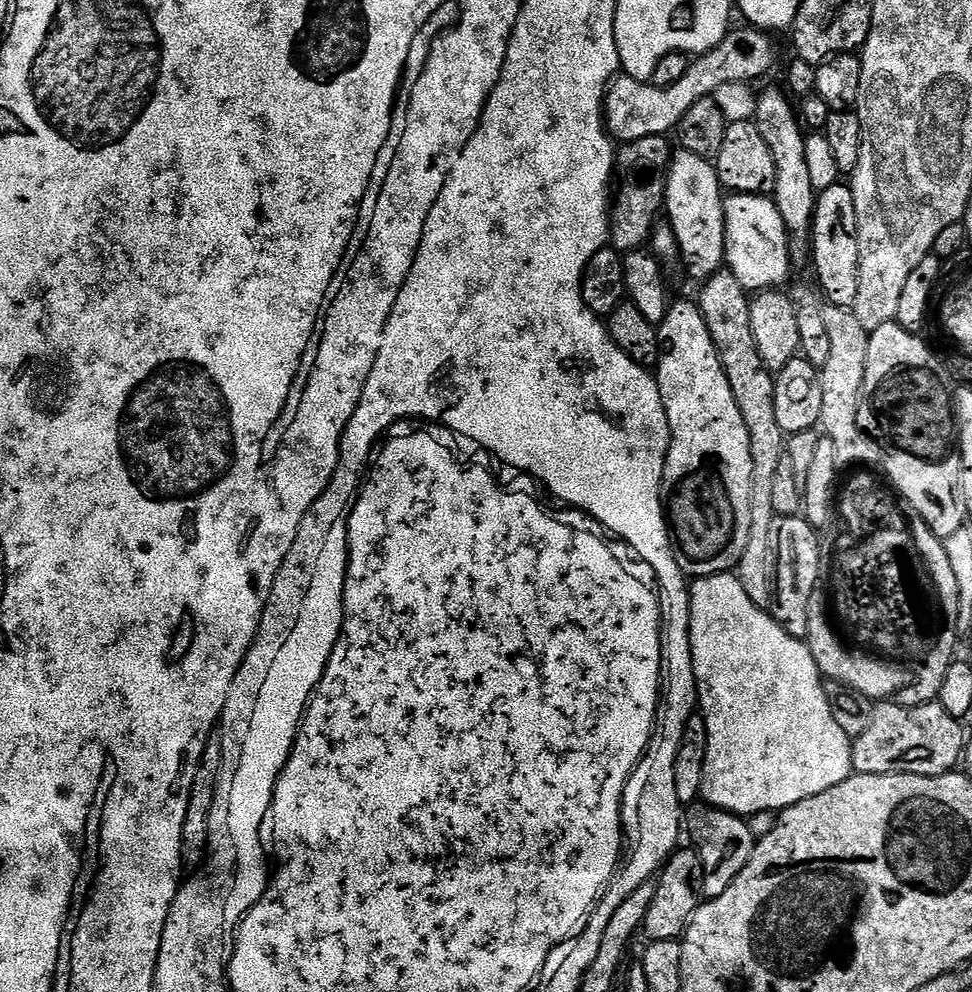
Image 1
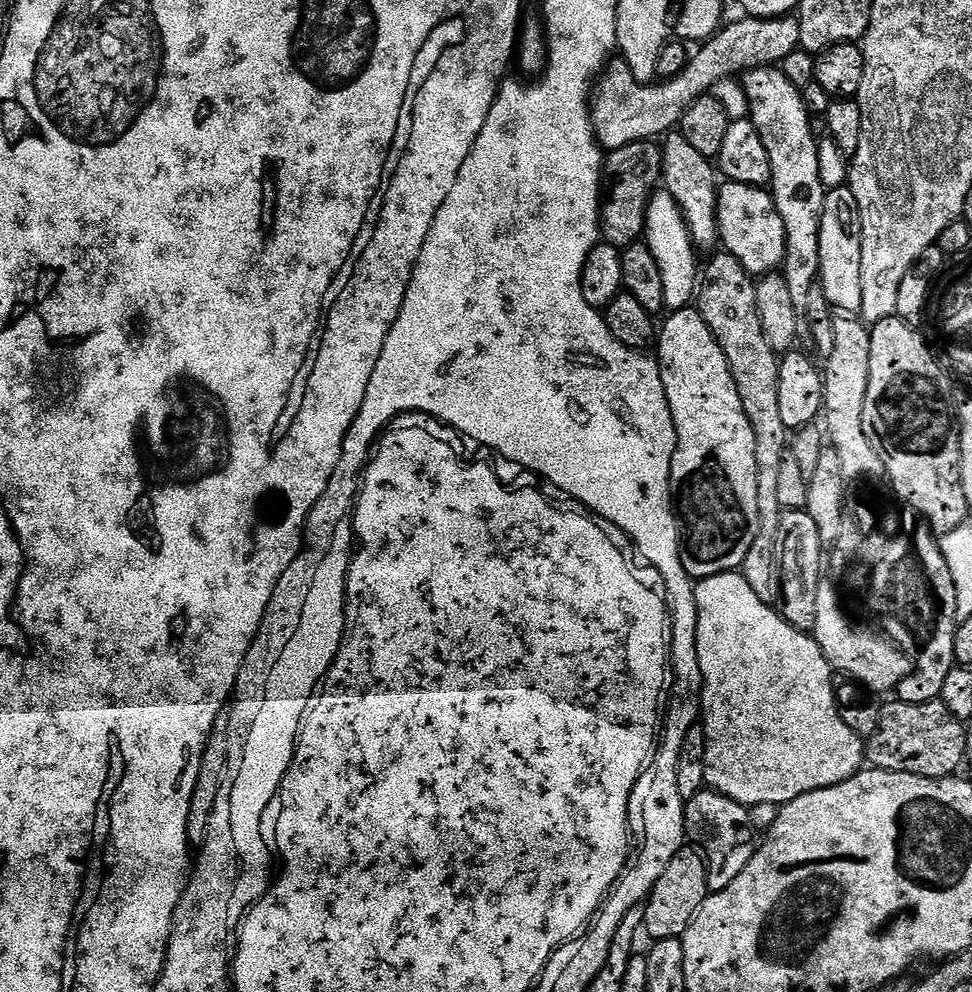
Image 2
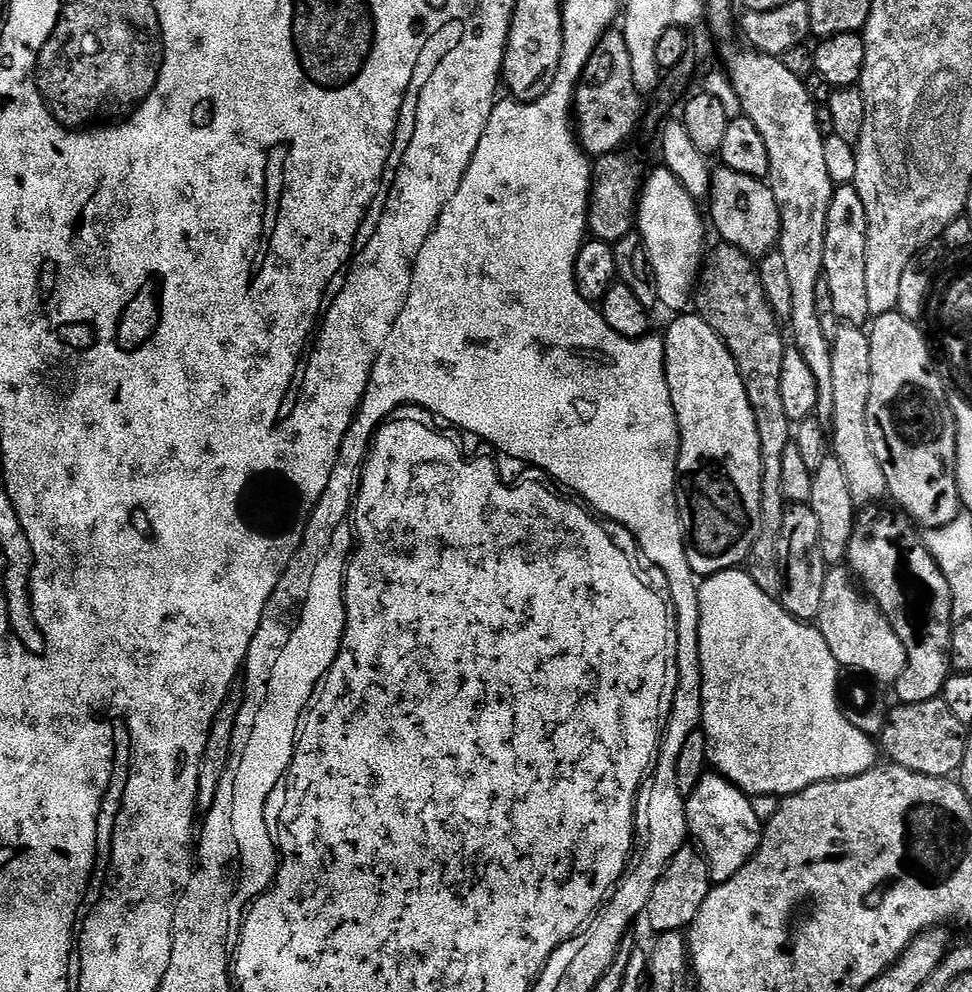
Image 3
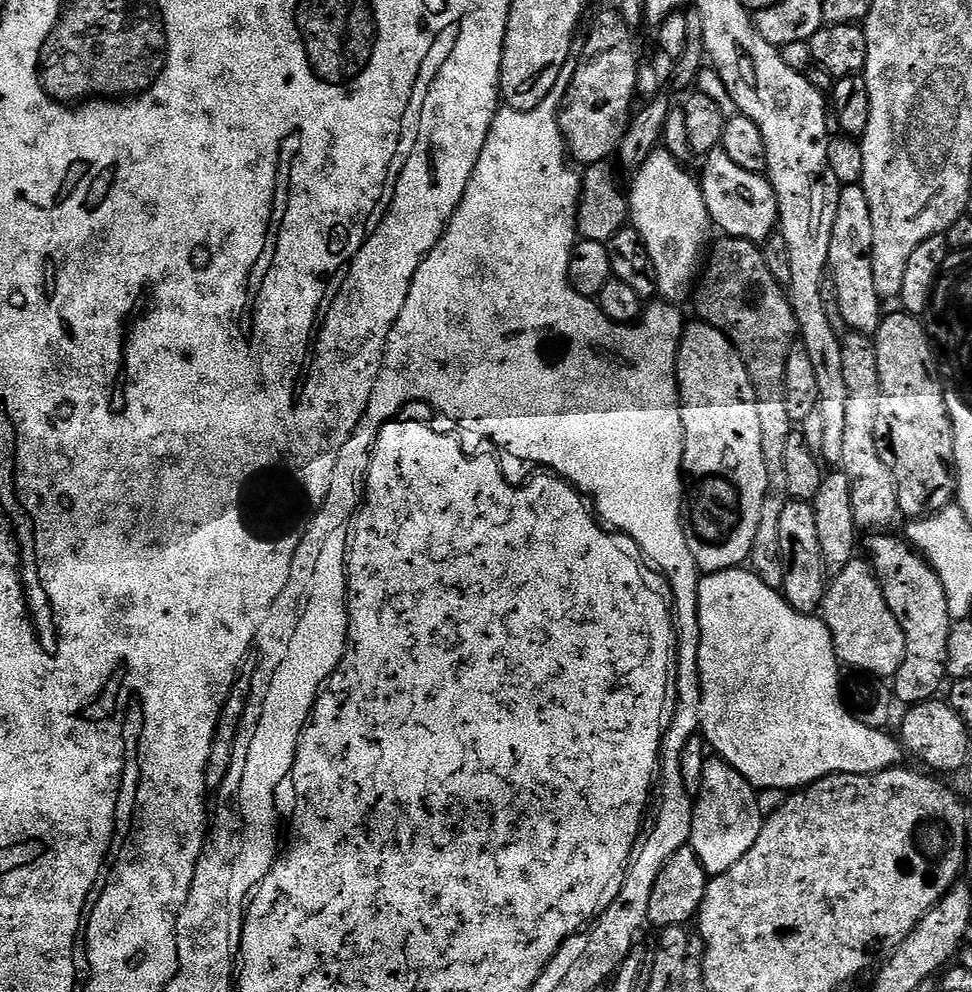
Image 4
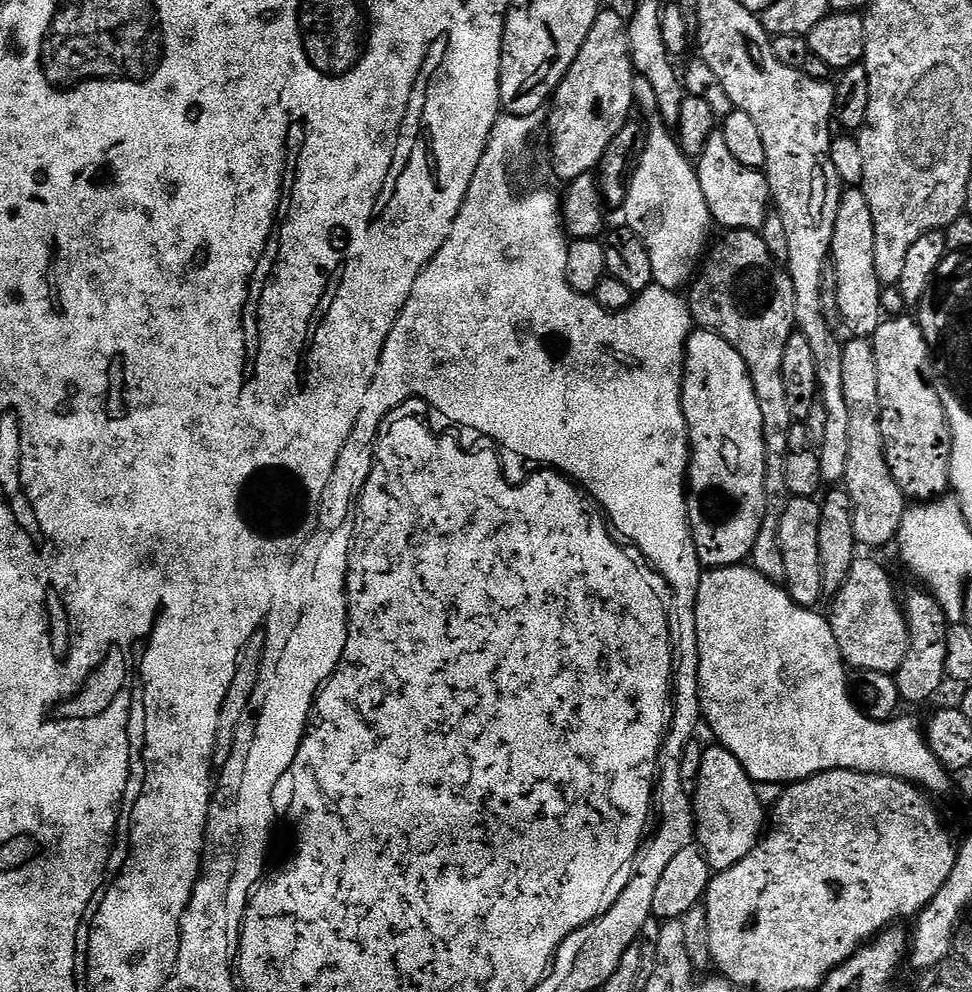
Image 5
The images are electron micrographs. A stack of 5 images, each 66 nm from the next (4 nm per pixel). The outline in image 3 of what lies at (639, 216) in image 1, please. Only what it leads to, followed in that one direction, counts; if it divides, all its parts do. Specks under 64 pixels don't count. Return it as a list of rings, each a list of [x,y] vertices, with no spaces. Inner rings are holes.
[[[617,150],[605,156],[595,157],[592,165],[592,195],[588,198],[588,232],[595,239],[605,240],[613,246],[637,227],[640,190],[646,179],[646,167],[644,168],[643,162],[624,151],[628,150]]]

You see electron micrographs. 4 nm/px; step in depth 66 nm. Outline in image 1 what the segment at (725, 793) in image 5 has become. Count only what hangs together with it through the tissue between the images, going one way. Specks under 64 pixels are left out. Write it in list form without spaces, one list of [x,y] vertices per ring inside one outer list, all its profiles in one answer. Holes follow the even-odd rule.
[[[697,802],[686,812],[686,836],[690,839],[691,847],[700,854],[700,861],[704,867],[705,897],[720,896],[722,890],[730,886],[738,878],[747,864],[752,863],[752,852],[758,846],[757,837],[752,837],[748,829],[747,819],[735,816],[733,812],[724,812],[721,808],[711,807],[703,802]]]

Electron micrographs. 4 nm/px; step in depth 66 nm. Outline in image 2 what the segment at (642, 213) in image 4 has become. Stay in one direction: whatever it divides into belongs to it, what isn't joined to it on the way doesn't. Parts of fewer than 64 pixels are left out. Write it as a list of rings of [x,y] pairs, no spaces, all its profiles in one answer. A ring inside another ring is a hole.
[[[653,191],[652,199],[648,202],[643,239],[650,254],[654,254],[654,262],[658,262],[658,271],[662,274],[662,298],[665,309],[689,307],[693,303],[698,287],[698,264],[696,268],[698,249],[692,242],[692,235],[682,218],[678,202],[674,202],[669,192]]]

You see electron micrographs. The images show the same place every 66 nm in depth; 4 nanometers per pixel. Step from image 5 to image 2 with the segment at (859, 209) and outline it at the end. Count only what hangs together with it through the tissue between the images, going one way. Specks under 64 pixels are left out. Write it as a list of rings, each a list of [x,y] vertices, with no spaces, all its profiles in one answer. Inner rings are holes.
[[[847,186],[829,188],[824,193],[818,230],[818,258],[818,283],[833,309],[840,314],[859,313],[862,306],[862,222],[858,214],[858,202]]]

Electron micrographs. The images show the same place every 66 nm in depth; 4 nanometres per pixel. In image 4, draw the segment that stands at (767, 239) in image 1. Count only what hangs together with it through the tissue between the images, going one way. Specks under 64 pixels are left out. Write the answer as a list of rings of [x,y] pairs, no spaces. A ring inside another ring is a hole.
[[[721,147],[714,149],[713,152],[703,157],[702,164],[704,164],[704,173],[699,173],[698,179],[700,181],[700,189],[704,195],[704,201],[706,202],[708,217],[712,219],[713,225],[717,229],[721,228],[721,233],[724,236],[732,236],[735,240],[763,242],[773,232],[777,231],[780,207],[778,206],[776,195],[772,189],[771,182],[768,181],[767,175],[742,170],[742,166],[737,166],[731,160],[730,154],[726,154]]]

